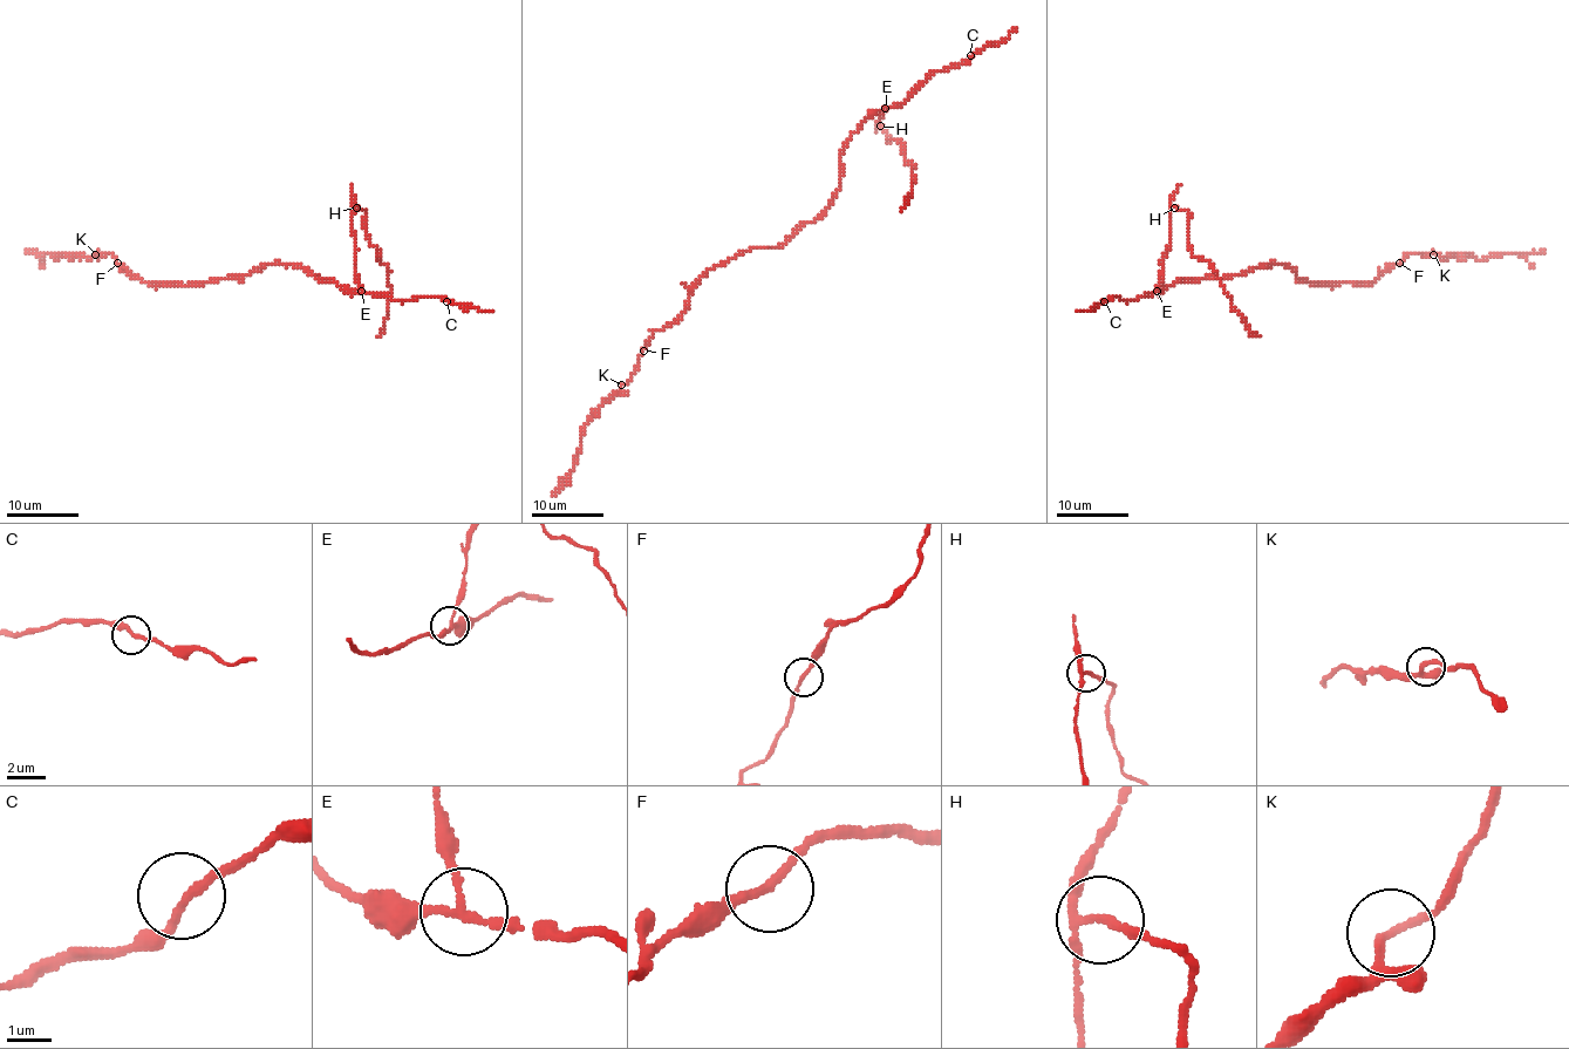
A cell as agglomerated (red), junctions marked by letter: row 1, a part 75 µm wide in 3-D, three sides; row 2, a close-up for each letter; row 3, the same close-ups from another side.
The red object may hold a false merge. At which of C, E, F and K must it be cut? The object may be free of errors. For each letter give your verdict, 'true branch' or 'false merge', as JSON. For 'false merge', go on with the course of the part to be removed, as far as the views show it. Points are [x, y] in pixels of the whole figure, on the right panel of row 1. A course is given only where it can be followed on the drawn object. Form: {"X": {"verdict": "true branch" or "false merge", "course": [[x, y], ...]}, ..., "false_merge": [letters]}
{"C": {"verdict": "true branch"}, "E": {"verdict": "false merge", "course": [[1157, 290], [1171, 232], [1171, 211], [1178, 208], [1189, 215], [1191, 252], [1209, 261], [1245, 325], [1261, 335]]}, "F": {"verdict": "true branch"}, "K": {"verdict": "true branch"}, "false_merge": ["E"]}

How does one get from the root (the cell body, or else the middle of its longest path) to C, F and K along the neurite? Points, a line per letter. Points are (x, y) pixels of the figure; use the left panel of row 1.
C: (287, 263), (304, 267), (320, 281), (334, 279), (343, 288), (401, 301), (421, 295), (441, 295), (447, 301)
F: (287, 263), (266, 263), (238, 278), (188, 285), (148, 283), (117, 263)
K: (287, 263), (266, 263), (238, 278), (178, 285), (143, 281), (131, 276), (111, 254), (95, 254)

